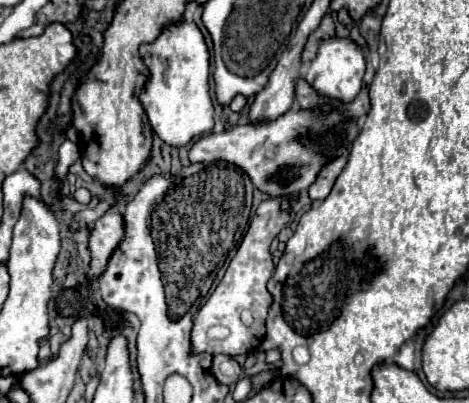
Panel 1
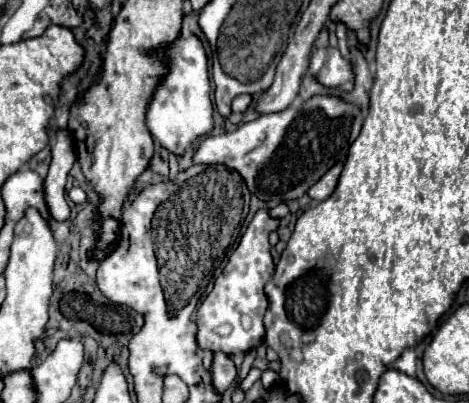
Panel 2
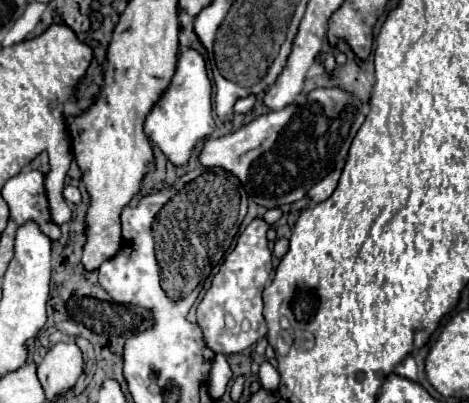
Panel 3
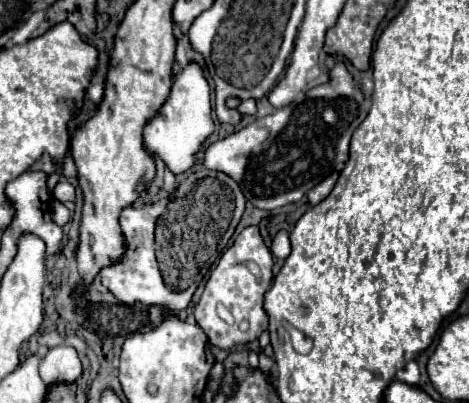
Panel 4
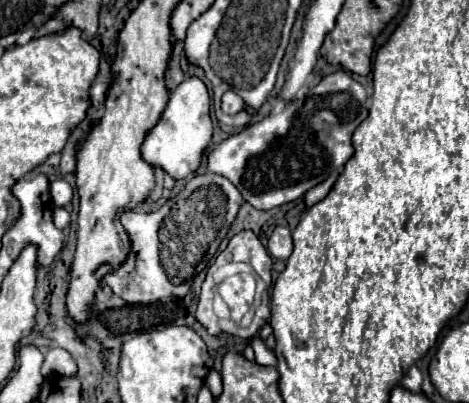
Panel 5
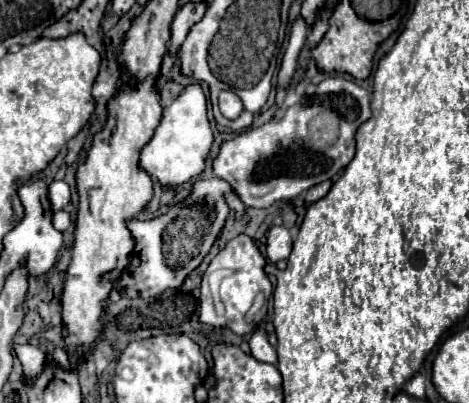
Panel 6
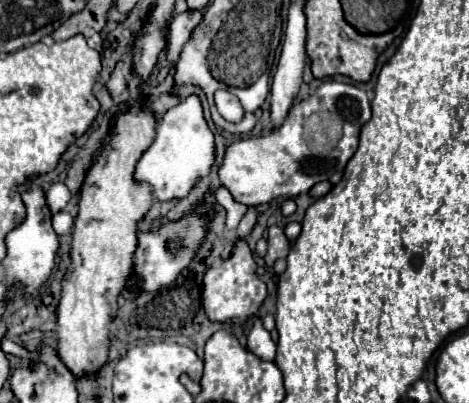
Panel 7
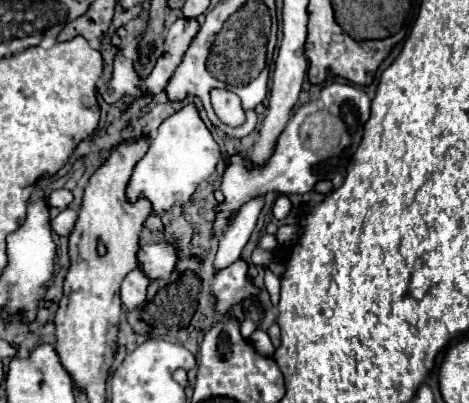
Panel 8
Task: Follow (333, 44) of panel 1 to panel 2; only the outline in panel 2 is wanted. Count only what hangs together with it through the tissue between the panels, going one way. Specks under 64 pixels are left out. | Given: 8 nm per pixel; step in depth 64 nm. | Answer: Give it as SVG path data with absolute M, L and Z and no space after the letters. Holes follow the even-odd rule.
M322 48L316 50L310 60L310 72L326 86L326 88L342 88L352 90L354 74L348 60L344 60L338 48Z

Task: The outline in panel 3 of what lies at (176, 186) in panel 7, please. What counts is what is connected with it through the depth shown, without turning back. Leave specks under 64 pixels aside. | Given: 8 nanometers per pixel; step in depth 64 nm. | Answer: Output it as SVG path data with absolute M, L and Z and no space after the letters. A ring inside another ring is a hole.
M188 48L178 56L176 74L164 92L164 96L158 100L158 104L152 108L152 112L146 118L144 132L152 144L156 144L164 156L176 166L186 166L196 144L210 136L214 130L214 118L212 118L212 84L206 74L204 58Z

